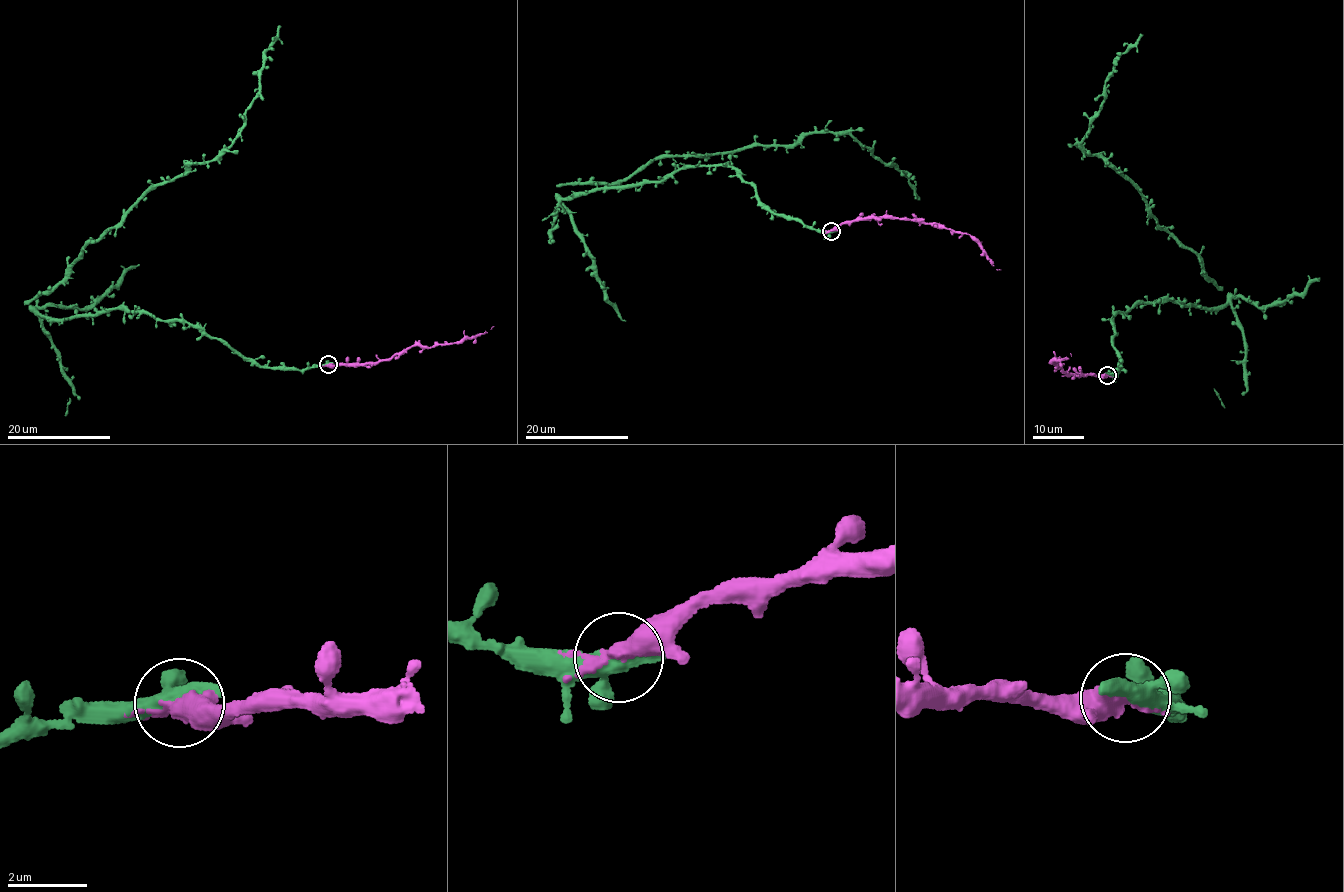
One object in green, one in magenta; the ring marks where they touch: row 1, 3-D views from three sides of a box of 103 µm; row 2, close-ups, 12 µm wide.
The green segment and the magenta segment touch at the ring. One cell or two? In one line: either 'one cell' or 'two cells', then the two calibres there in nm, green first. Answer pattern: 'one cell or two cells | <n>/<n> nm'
one cell | 360/280 nm

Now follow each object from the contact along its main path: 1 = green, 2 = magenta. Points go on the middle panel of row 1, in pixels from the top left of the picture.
1: (831, 231), (764, 209), (729, 167), (562, 197), (558, 186), (845, 132), (896, 163), (917, 199)
2: (831, 231), (842, 224), (874, 217), (920, 220), (931, 226), (966, 232), (978, 243), (990, 263), (1001, 269)

